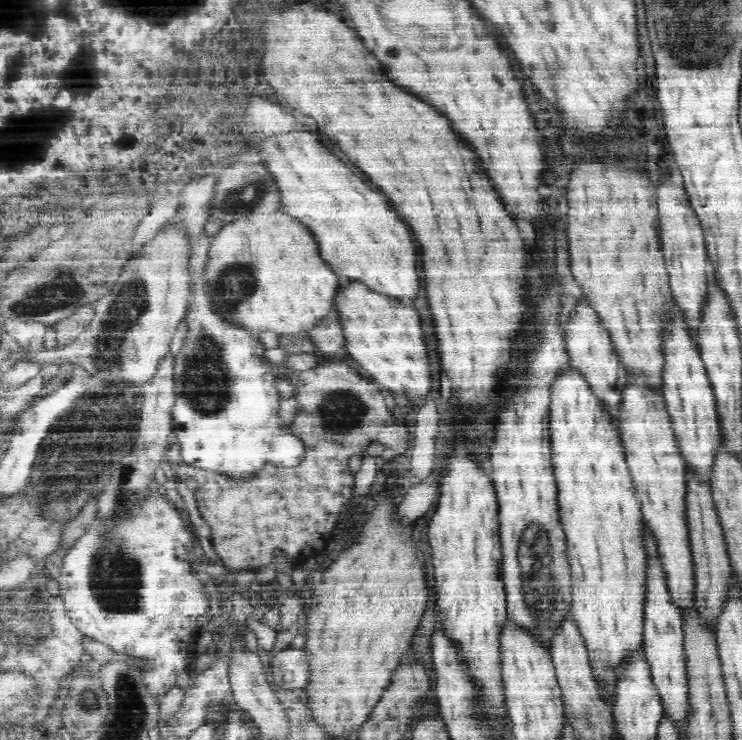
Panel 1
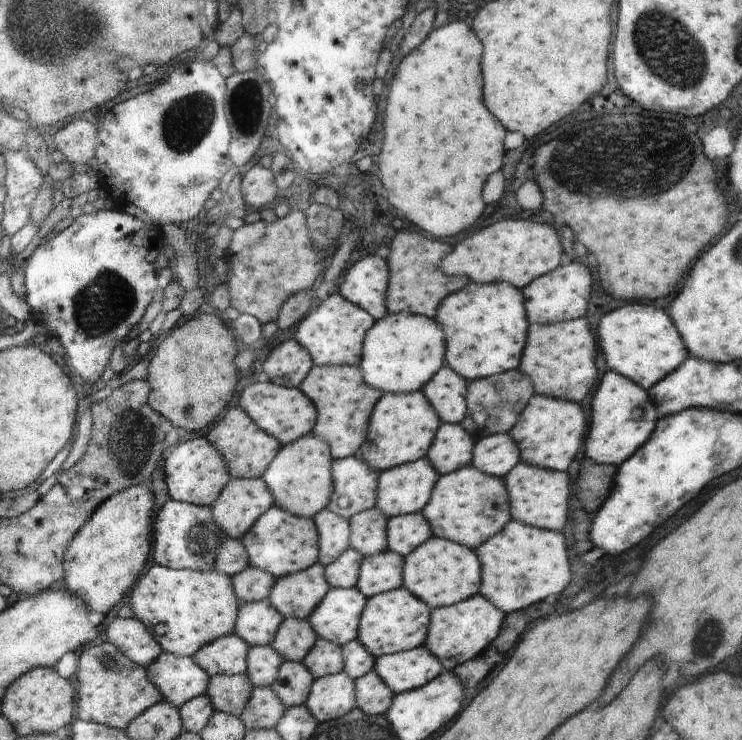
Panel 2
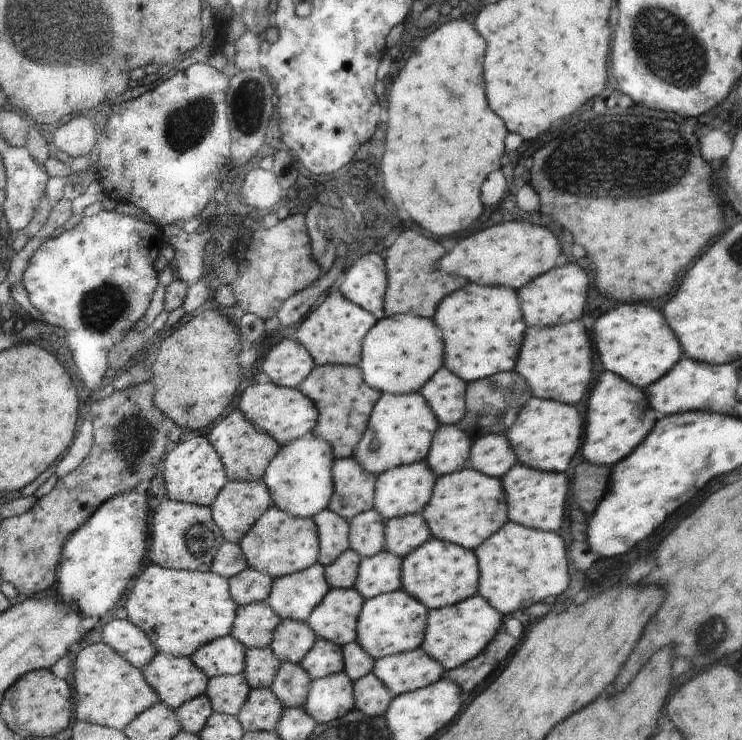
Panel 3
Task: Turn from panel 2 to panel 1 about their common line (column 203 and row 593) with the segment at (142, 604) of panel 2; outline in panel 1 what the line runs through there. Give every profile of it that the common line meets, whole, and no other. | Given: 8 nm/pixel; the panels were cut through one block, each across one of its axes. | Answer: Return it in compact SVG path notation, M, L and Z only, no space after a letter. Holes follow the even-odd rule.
M573 369L563 372L555 382L550 388L549 438L552 469L558 486L557 504L571 568L570 617L586 647L591 673L599 684L600 694L613 704L622 680L622 666L626 666L644 650L645 607L649 598L646 584L650 560L646 551L645 525L624 449L619 442L616 444L613 426L609 424L609 418L599 402L591 396L586 382Z

